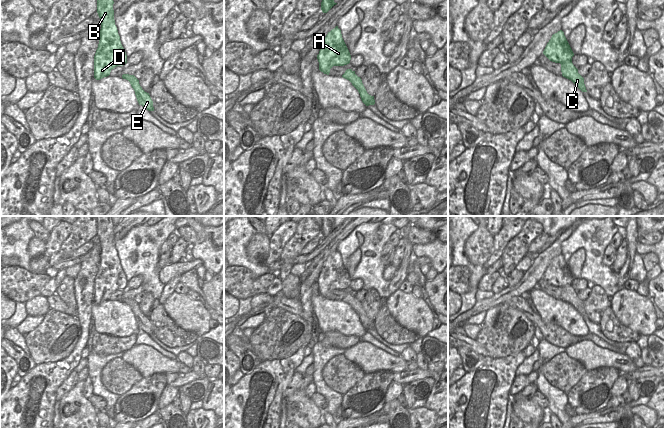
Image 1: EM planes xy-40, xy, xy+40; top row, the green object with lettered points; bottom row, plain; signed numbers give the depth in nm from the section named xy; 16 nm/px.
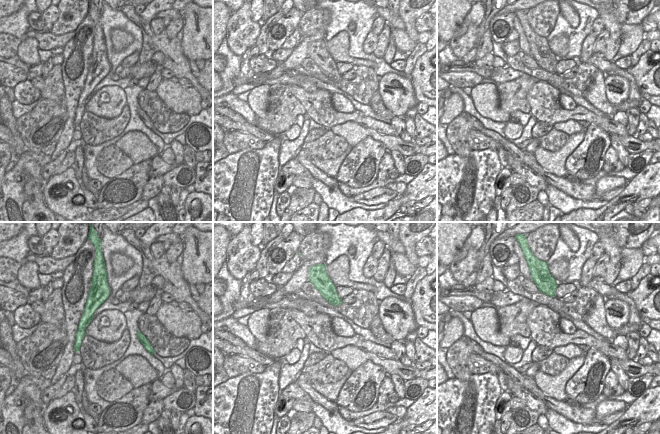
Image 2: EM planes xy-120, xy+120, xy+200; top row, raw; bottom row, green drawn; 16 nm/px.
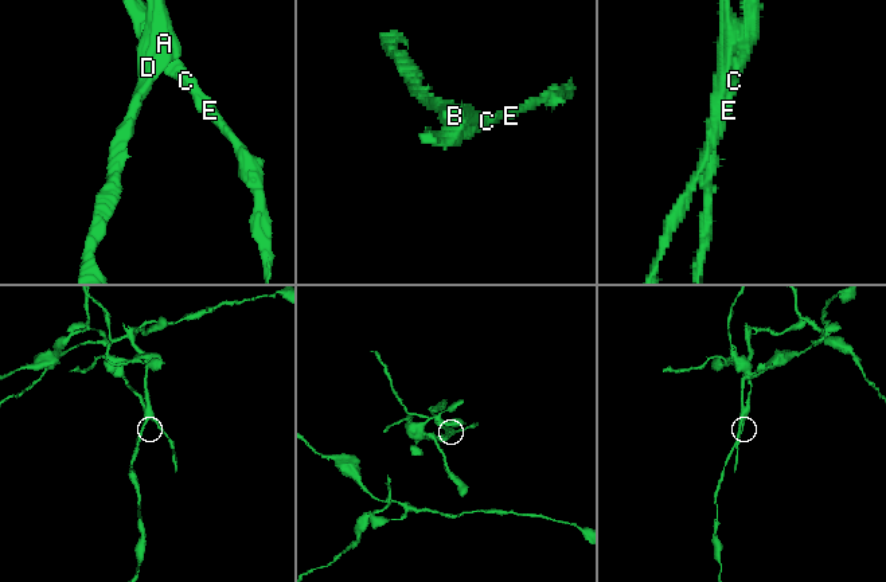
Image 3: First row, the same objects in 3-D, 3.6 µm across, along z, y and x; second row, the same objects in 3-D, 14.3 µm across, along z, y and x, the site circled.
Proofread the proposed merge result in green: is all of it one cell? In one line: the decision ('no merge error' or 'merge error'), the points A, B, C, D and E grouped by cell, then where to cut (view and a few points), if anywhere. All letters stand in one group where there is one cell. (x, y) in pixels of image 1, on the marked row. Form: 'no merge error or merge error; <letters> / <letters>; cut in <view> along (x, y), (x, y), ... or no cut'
merge error; A B D / C E; cut in xy+40 along (571, 60), (561, 64)

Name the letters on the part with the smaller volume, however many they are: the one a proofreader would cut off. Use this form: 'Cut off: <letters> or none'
Cut off: A, B, D

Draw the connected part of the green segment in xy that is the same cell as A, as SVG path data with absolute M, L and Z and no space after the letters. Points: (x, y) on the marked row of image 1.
M338 26L328 32L324 38L317 59L319 70L327 75L333 66L344 66L350 63L351 55Z

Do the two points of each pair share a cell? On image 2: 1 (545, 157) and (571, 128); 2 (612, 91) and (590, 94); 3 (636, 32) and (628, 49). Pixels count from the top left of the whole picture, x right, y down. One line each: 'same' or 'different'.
1: different
2: different
3: same

